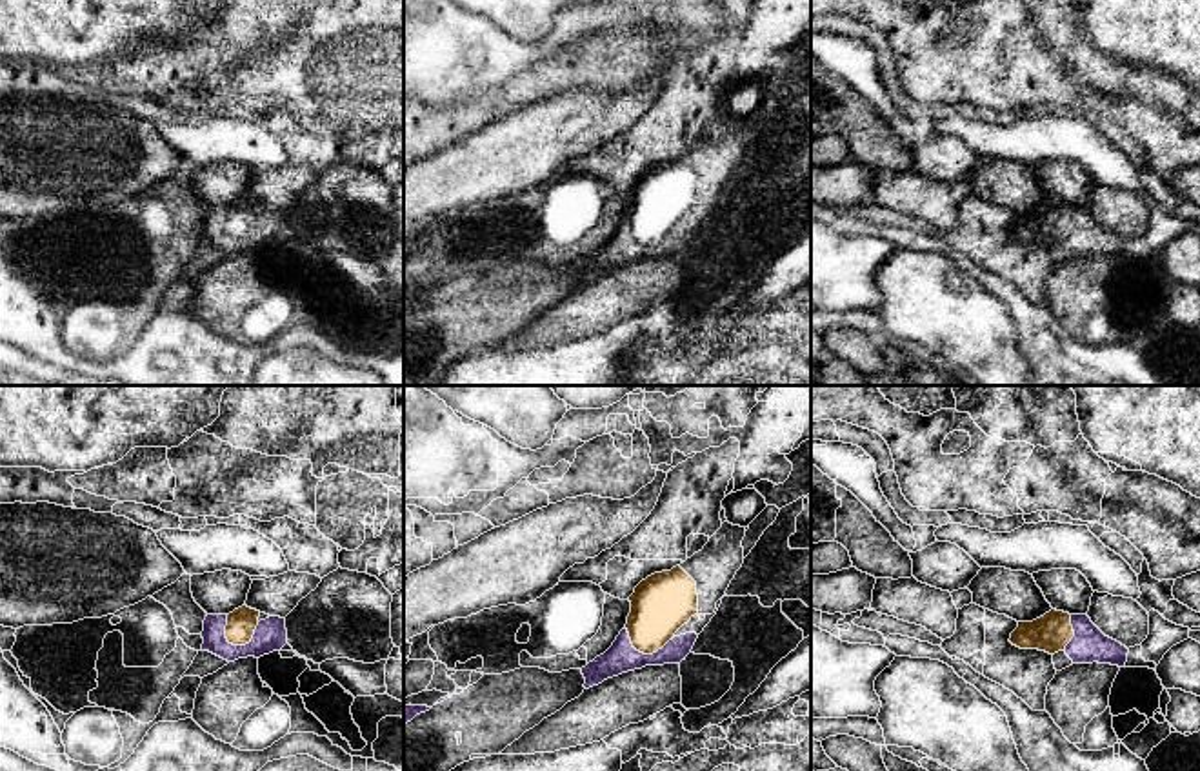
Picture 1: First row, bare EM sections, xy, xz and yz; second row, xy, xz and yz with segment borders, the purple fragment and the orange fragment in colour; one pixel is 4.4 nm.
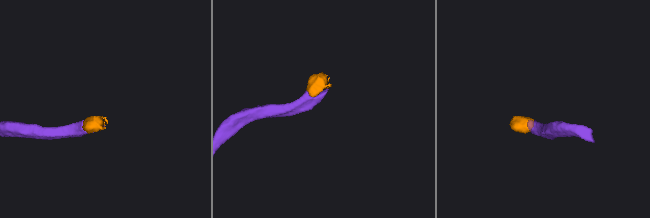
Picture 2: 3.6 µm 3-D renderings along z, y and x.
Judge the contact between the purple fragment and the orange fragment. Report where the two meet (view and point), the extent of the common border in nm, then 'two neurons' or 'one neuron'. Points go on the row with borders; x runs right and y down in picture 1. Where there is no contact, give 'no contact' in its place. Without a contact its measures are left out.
meets purple in xy at (246, 644); contact 170 nm long; one neuron

